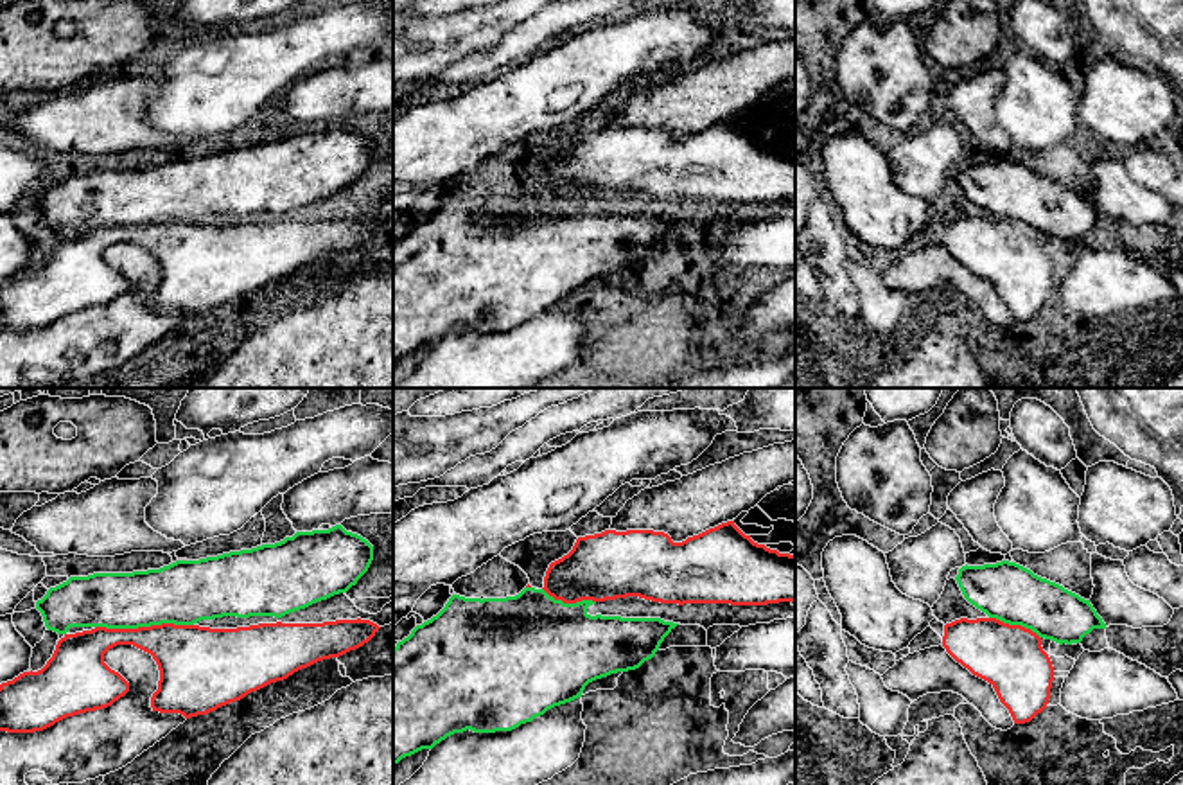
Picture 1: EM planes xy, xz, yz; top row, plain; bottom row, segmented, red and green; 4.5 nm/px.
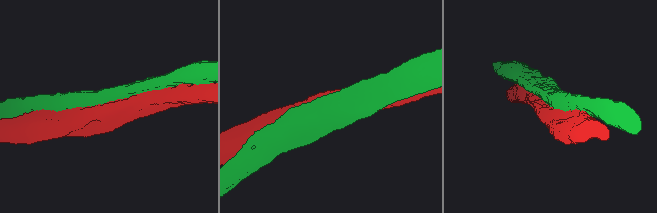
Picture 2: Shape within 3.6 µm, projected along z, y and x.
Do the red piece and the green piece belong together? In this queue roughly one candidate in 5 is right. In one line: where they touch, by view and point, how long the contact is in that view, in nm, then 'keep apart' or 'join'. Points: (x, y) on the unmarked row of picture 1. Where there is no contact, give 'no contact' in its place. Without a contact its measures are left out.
contact xy (144, 225); length 440 nm; keep apart

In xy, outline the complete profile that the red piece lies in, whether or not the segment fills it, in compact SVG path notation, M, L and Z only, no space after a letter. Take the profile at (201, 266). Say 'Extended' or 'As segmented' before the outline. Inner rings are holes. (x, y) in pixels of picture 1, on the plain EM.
As segmented. M336 217L323 221L259 221L237 226L210 226L199 223L162 221L138 226L106 226L95 225L75 232L65 232L38 269L23 269L13 278L0 282L0 329L34 331L43 329L56 320L86 309L111 304L129 289L129 280L104 260L104 251L117 243L133 243L147 251L158 262L158 287L151 295L153 309L180 311L185 316L206 313L221 304L241 298L271 280L284 278L294 269L307 266L318 259L339 255L368 241L381 225L370 217Z

